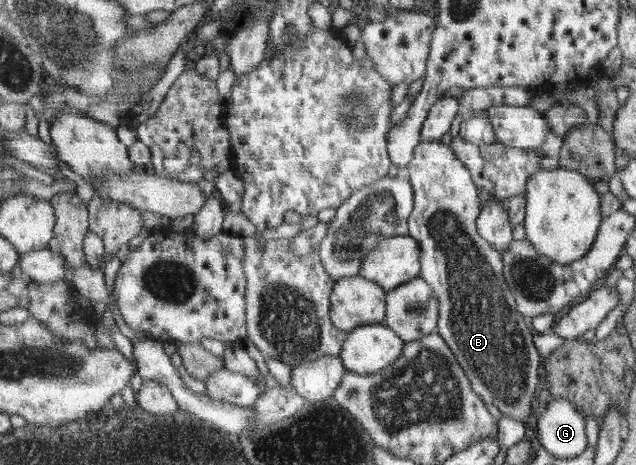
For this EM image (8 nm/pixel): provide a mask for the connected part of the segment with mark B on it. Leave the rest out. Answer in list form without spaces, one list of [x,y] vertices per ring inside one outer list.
[[[440,141],[429,142],[427,144],[420,144],[415,151],[414,159],[408,165],[409,178],[415,192],[415,208],[412,216],[409,219],[409,231],[412,238],[417,239],[421,243],[421,277],[426,280],[434,289],[436,296],[440,303],[440,320],[438,332],[445,338],[445,341],[450,345],[454,351],[454,355],[460,365],[463,366],[469,379],[473,382],[474,390],[485,400],[486,404],[490,402],[495,405],[500,412],[510,416],[510,418],[525,424],[530,420],[532,412],[539,414],[538,403],[534,405],[534,398],[538,399],[538,391],[542,389],[544,383],[544,359],[542,357],[542,350],[538,350],[538,346],[534,346],[534,332],[531,334],[531,329],[528,328],[524,315],[518,308],[517,298],[513,290],[509,287],[505,277],[505,262],[503,254],[495,249],[495,246],[488,242],[478,230],[477,222],[481,214],[480,200],[478,200],[477,183],[474,182],[471,170],[466,166],[465,162],[458,160],[456,152],[450,148],[448,144],[442,144]]]

